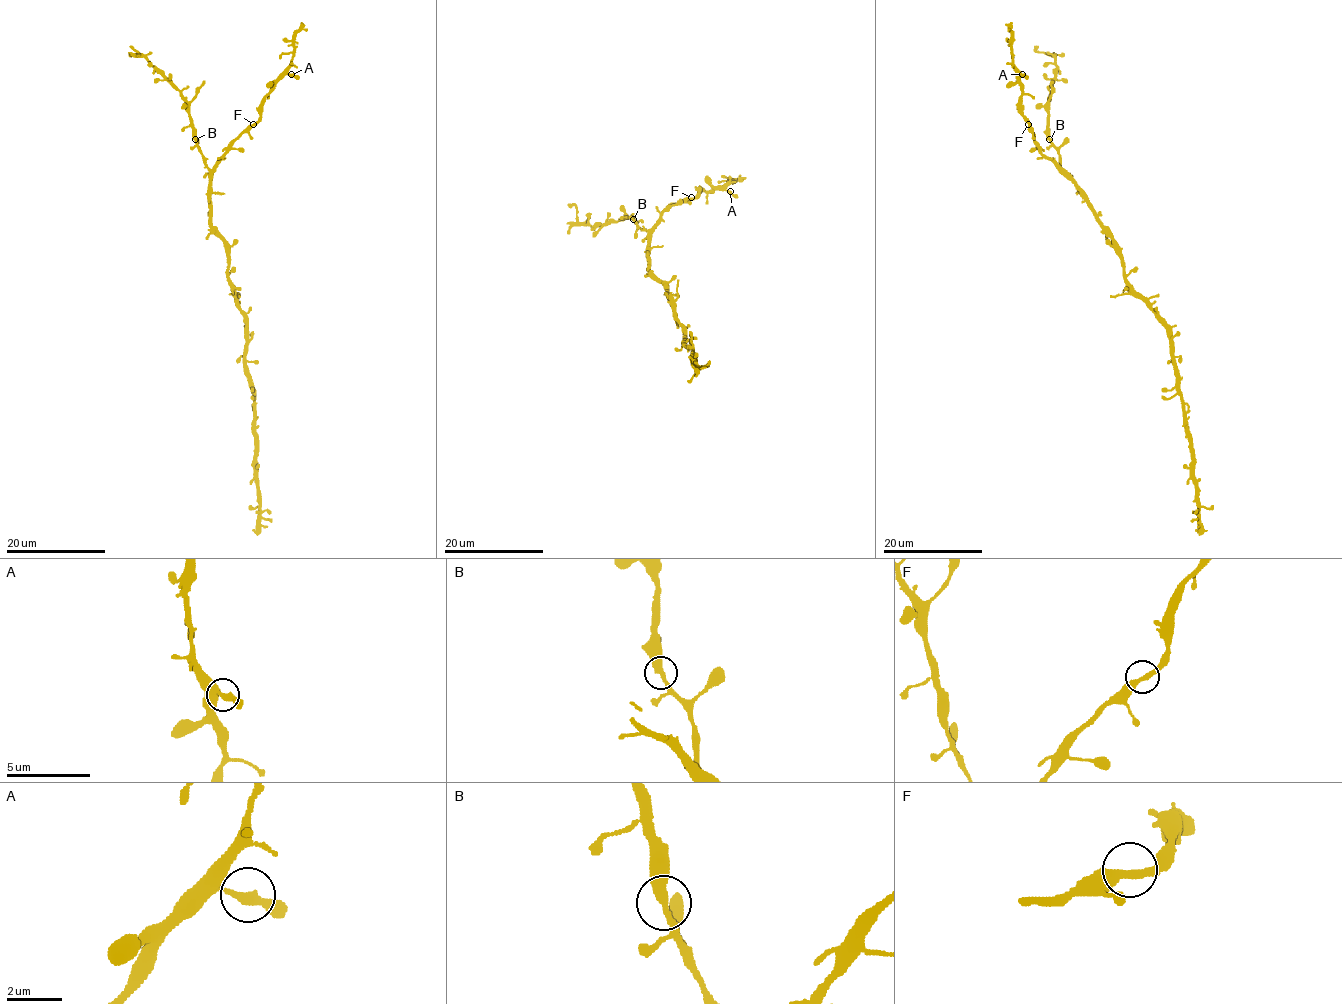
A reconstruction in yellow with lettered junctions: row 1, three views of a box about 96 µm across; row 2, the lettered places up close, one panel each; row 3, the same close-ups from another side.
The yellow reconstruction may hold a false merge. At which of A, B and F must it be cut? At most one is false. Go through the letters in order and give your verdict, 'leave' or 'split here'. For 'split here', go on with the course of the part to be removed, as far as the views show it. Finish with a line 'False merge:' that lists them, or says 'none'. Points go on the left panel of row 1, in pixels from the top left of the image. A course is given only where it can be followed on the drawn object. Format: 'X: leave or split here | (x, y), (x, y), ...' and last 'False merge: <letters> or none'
A: leave
B: leave
F: leave
False merge: none

